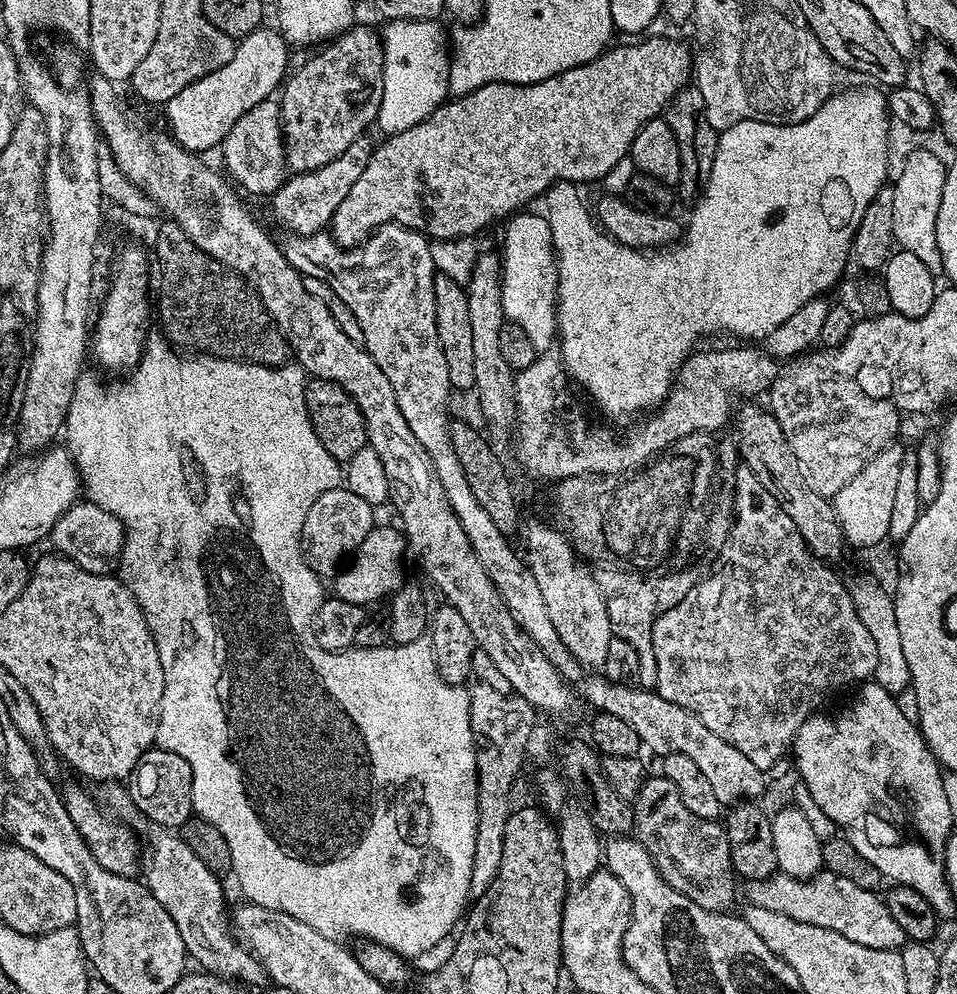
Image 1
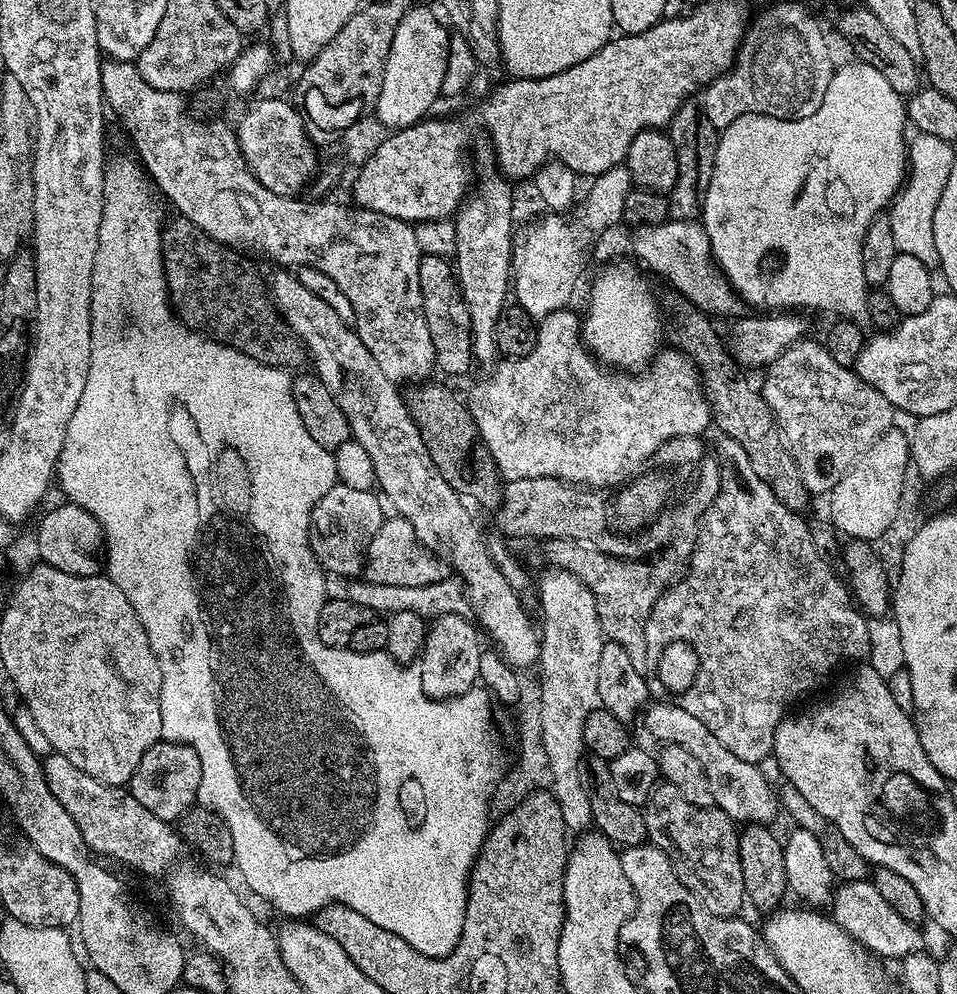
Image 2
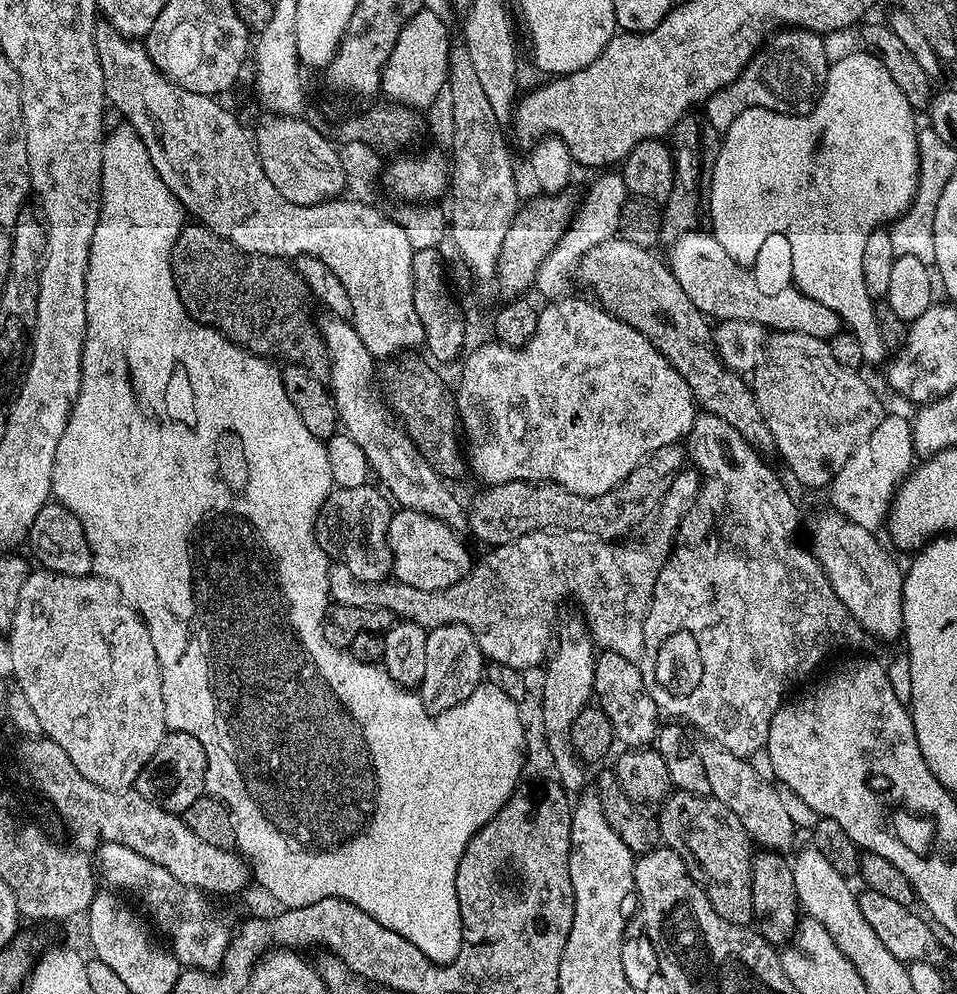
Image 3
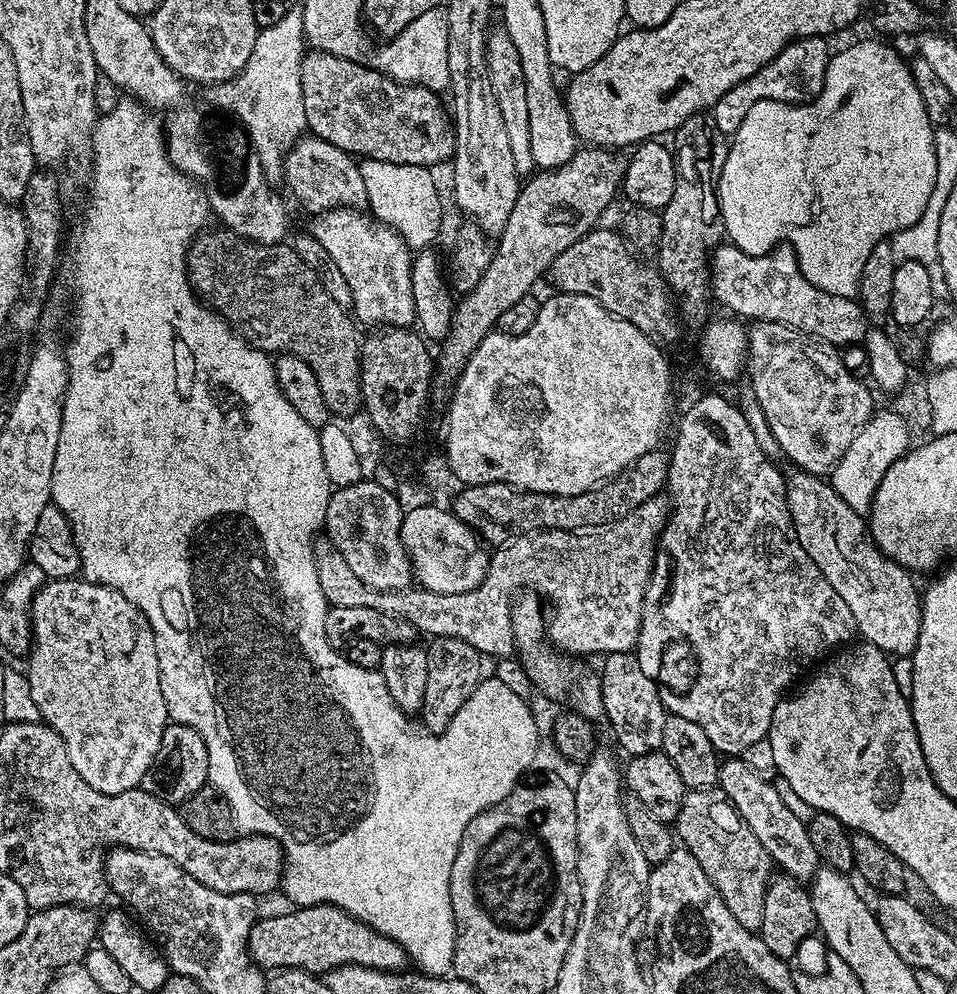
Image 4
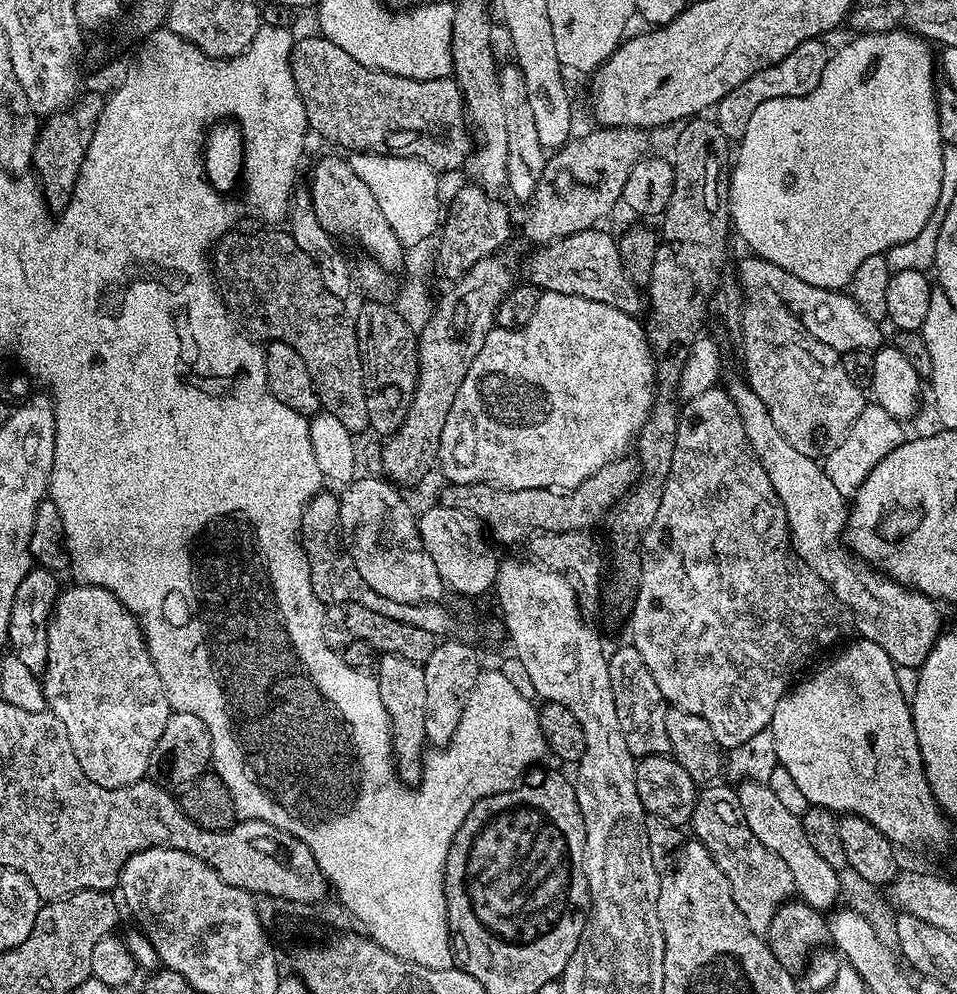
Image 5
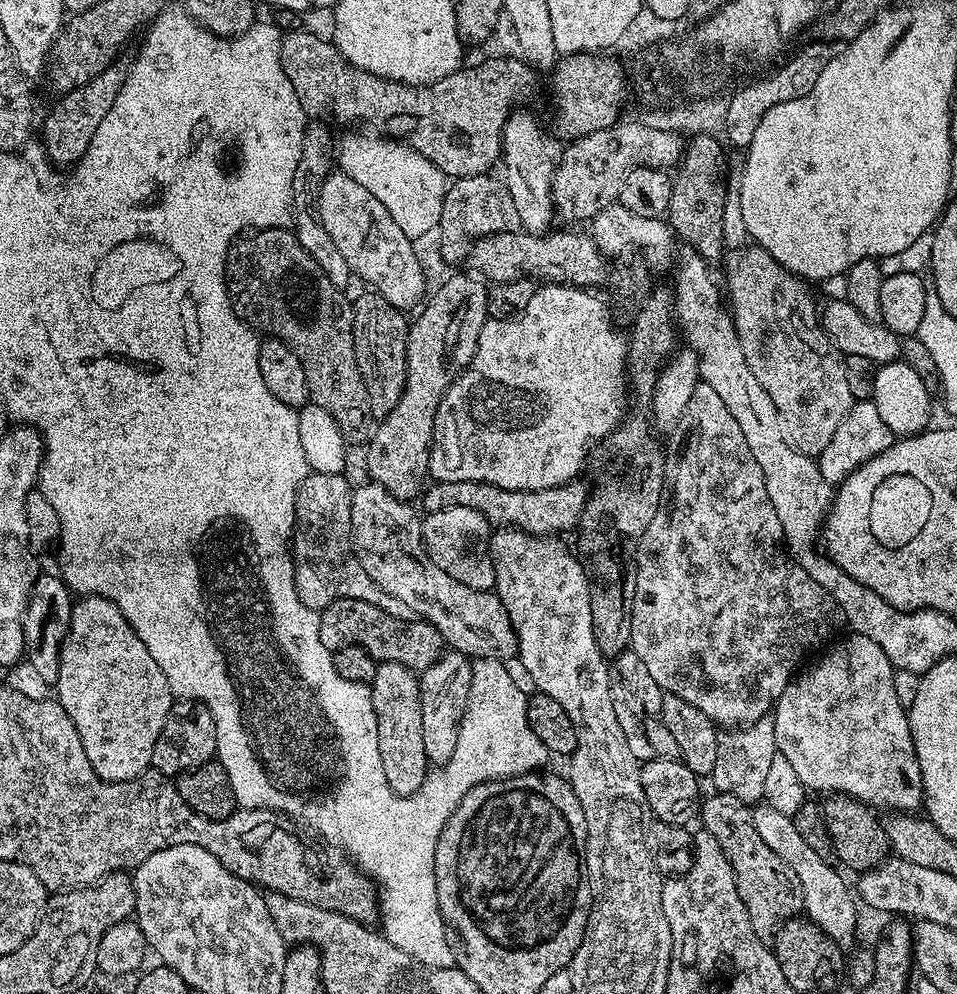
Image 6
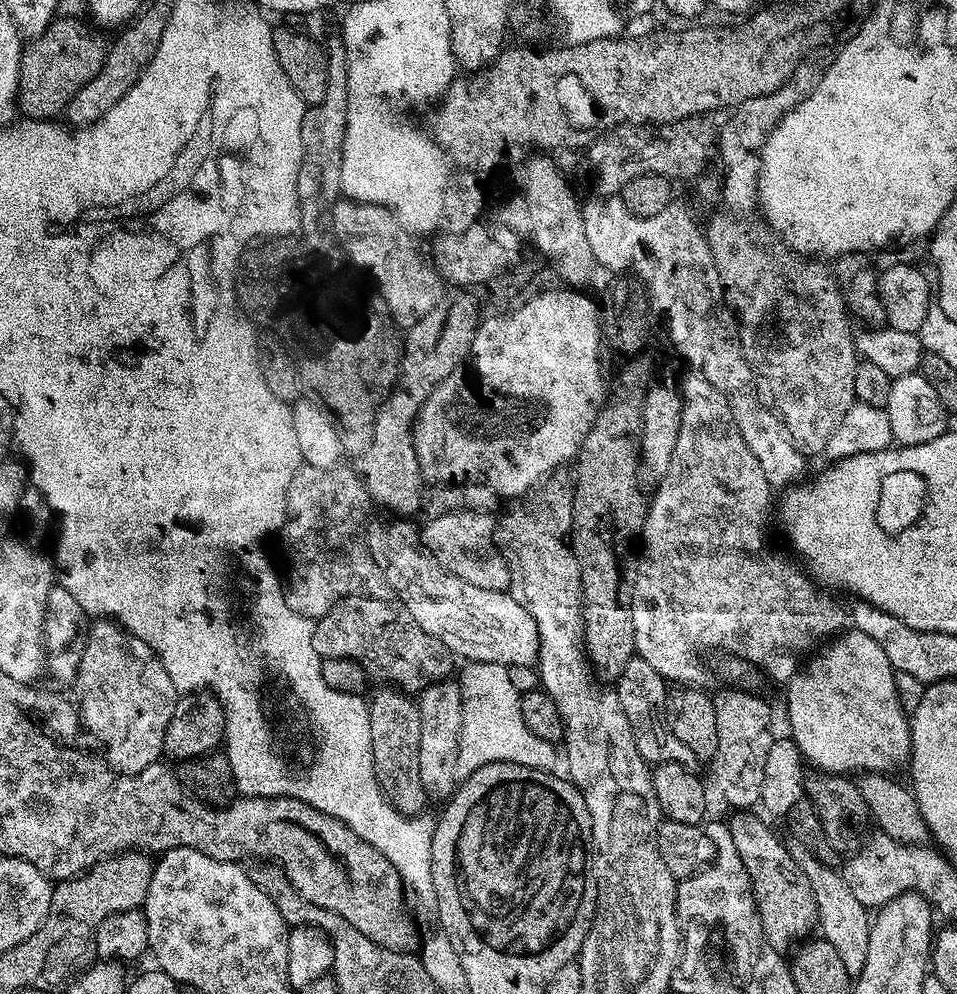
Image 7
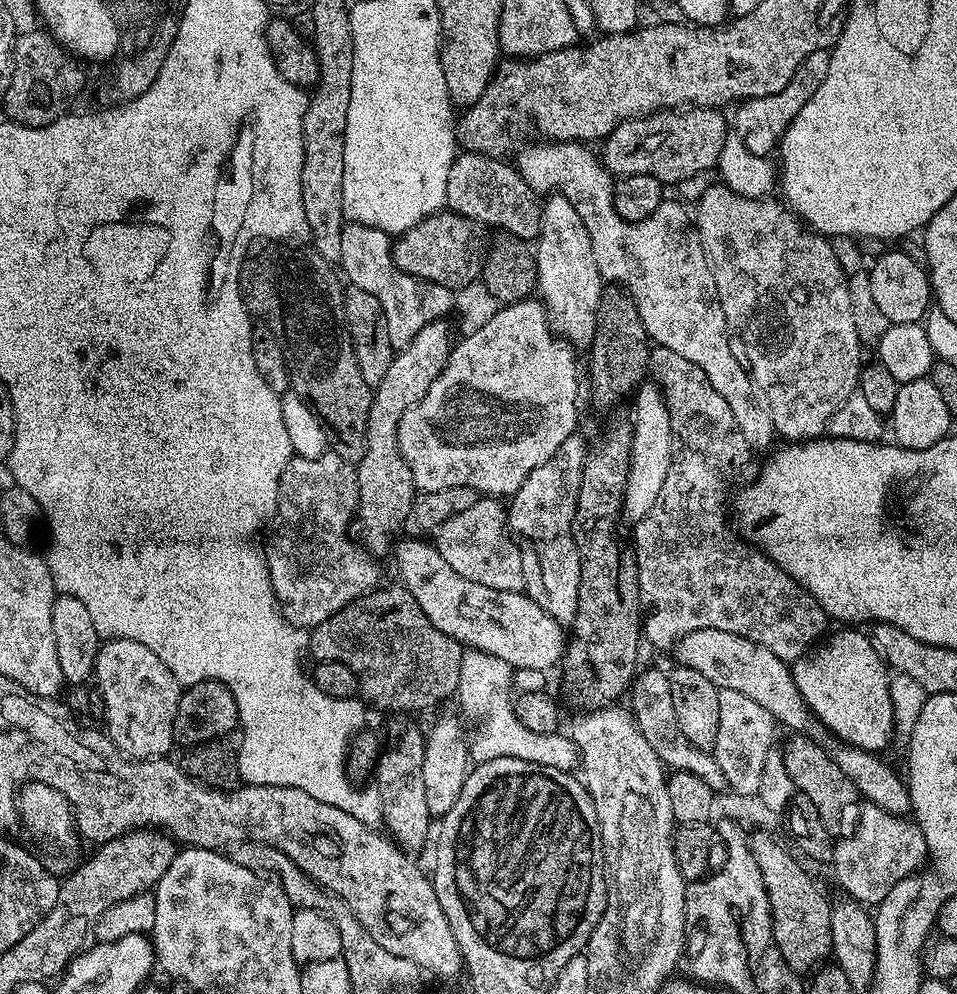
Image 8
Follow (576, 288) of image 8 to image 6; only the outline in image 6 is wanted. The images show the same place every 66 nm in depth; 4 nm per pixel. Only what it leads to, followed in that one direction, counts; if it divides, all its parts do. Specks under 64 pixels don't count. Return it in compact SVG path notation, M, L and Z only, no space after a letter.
M514 110L508 115L508 120L504 123L504 150L502 153L502 164L505 164L504 174L502 174L503 183L507 184L510 195L514 198L514 203L518 208L518 218L520 227L523 231L533 234L544 234L553 227L554 205L552 203L552 179L556 173L558 163L557 149L552 149L553 137L547 136L536 116L532 112L520 112Z

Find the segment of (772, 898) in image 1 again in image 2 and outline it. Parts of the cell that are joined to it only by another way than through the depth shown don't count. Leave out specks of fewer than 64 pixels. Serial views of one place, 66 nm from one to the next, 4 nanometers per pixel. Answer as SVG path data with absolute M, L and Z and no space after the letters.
M871 879L841 883L830 901L830 915L842 931L877 957L885 956L888 960L899 962L905 956L925 951L921 925L906 922L906 918L902 918L902 914L898 914L898 910L894 910L882 894L878 894Z

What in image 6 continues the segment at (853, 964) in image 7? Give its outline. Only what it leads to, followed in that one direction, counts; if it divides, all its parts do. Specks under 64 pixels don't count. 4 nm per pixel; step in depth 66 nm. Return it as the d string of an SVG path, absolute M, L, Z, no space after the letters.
M767 802L757 803L752 808L752 825L761 835L762 842L766 842L766 846L770 846L770 850L774 850L774 854L778 854L778 858L787 862L794 874L798 874L798 880L802 882L804 912L807 919L816 923L840 949L848 950L856 940L858 900L853 889L851 892L847 882L840 877L841 869L833 861L821 858L818 850L813 850L806 843L806 838L798 834L798 826L793 817L782 814L782 810L774 810L774 806Z

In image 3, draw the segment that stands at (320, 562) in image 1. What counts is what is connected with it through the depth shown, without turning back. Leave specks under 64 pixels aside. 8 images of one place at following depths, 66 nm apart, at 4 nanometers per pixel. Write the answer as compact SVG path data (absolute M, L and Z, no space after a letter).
M371 483L353 488L333 487L316 519L316 540L326 555L344 564L354 578L367 584L379 584L389 579L392 570L388 527L394 508L379 487L372 487Z

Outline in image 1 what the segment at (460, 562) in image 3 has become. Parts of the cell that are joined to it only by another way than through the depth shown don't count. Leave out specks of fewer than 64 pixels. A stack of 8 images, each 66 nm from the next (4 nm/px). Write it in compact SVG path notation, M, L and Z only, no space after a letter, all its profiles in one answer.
M373 526L370 534L366 534L366 538L356 547L347 563L337 571L334 577L335 599L371 606L375 600L380 600L383 596L384 599L391 597L393 592L404 587L406 583L406 577L404 577L406 537L399 527L380 527Z

